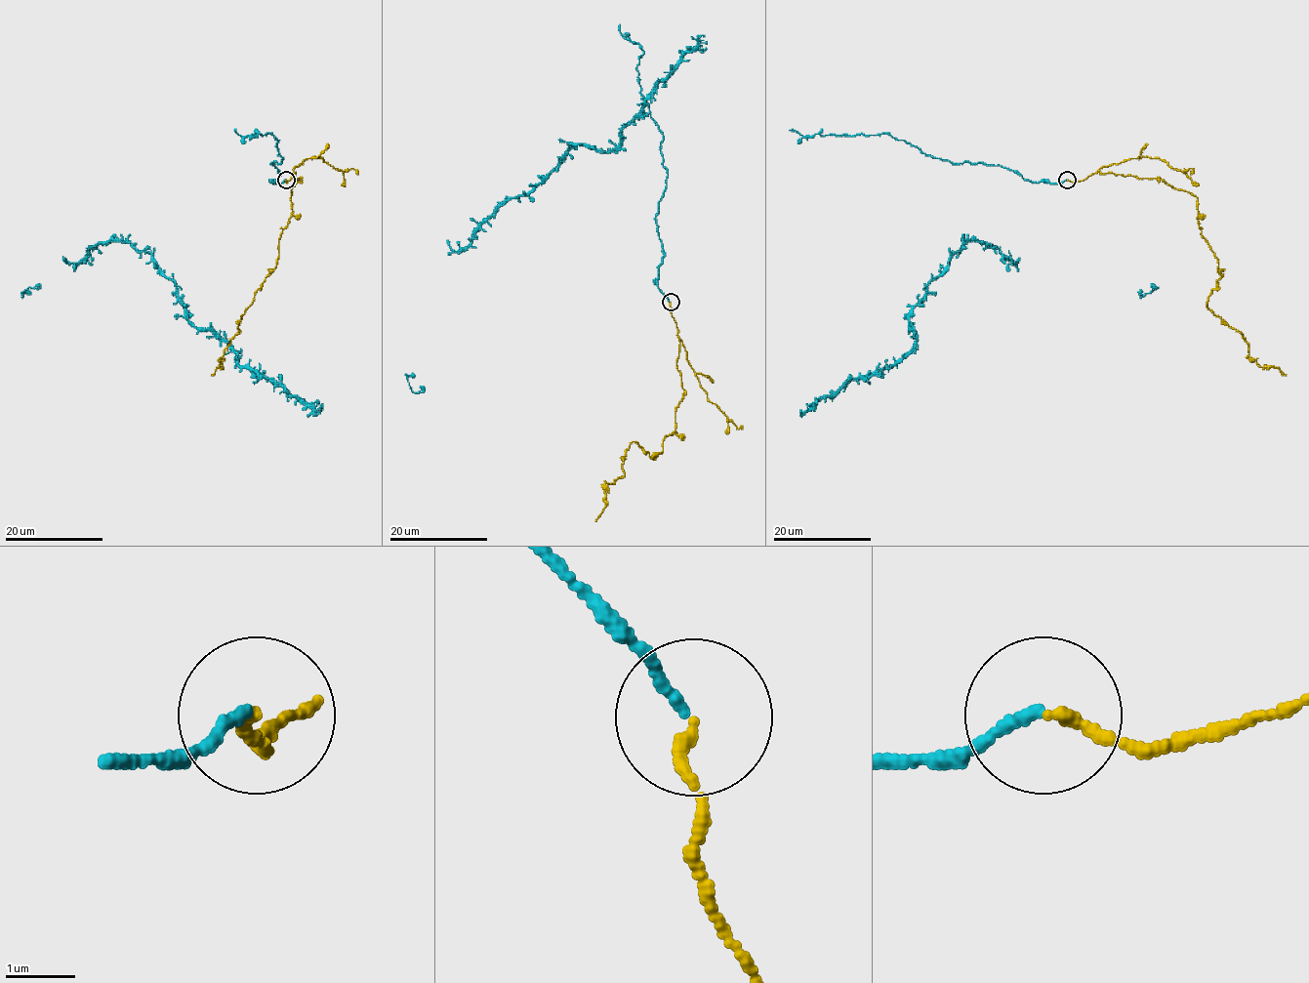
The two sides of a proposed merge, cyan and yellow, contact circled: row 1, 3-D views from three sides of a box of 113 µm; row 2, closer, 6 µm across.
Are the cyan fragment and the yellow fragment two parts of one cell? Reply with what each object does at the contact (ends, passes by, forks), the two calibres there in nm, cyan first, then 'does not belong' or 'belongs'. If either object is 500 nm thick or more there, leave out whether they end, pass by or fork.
cyan ends | yellow ends | 140/160 nm | belongs

